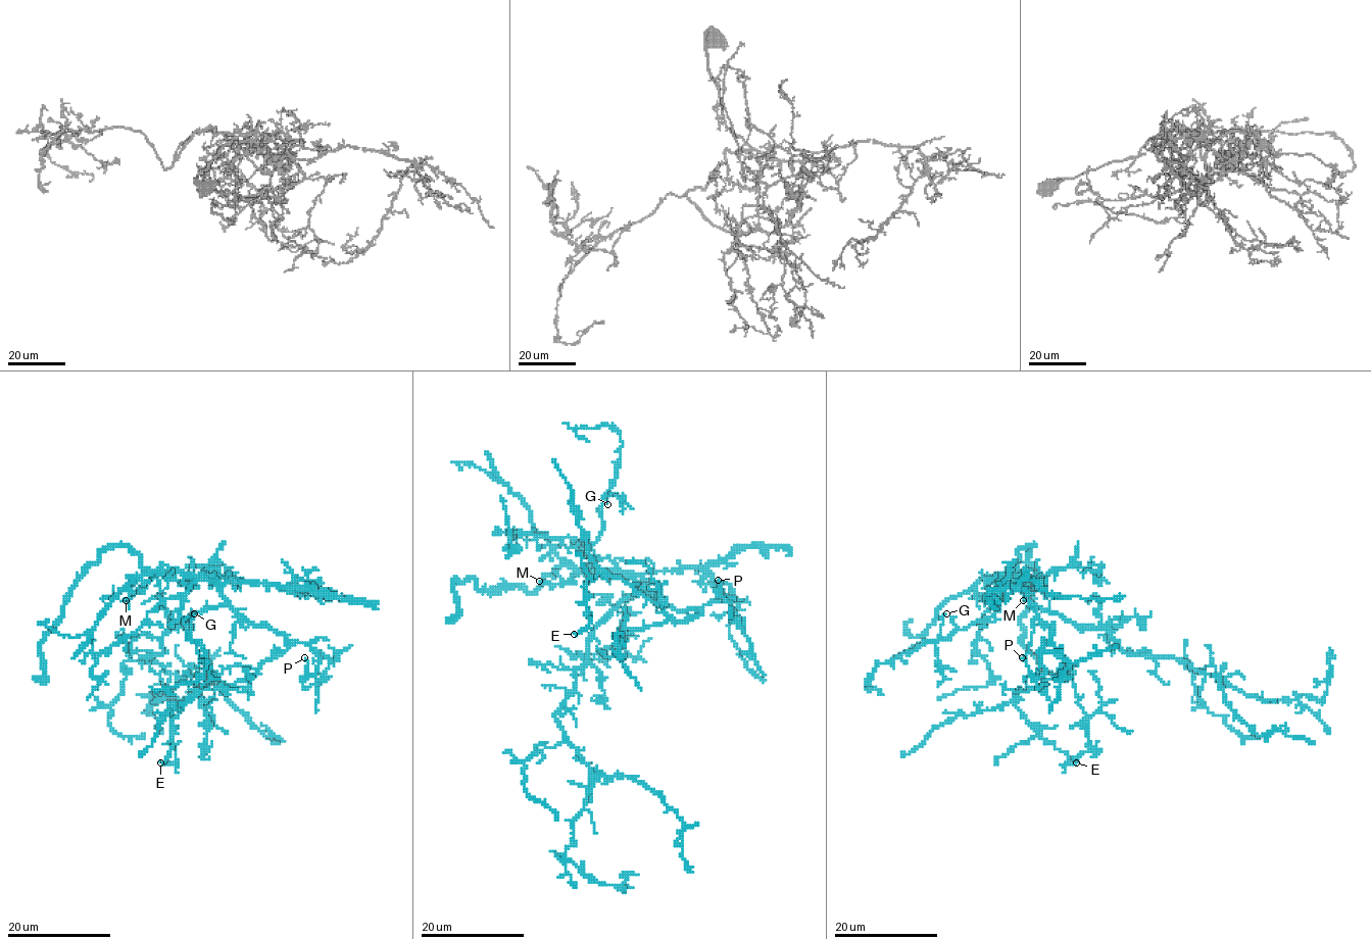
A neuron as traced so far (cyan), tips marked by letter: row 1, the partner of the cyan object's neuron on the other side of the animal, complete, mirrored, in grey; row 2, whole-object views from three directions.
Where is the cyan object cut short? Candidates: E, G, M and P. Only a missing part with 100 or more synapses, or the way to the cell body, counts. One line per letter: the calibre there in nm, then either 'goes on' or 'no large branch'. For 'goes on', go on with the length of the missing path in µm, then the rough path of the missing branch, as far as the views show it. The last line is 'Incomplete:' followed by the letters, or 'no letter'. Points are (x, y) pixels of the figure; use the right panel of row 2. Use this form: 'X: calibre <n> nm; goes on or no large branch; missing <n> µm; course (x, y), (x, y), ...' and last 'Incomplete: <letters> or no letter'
E: calibre 320 nm; no large branch
G: calibre 160 nm; no large branch
M: calibre 220 nm; no large branch
P: calibre 160 nm; no large branch
Incomplete: no letter

